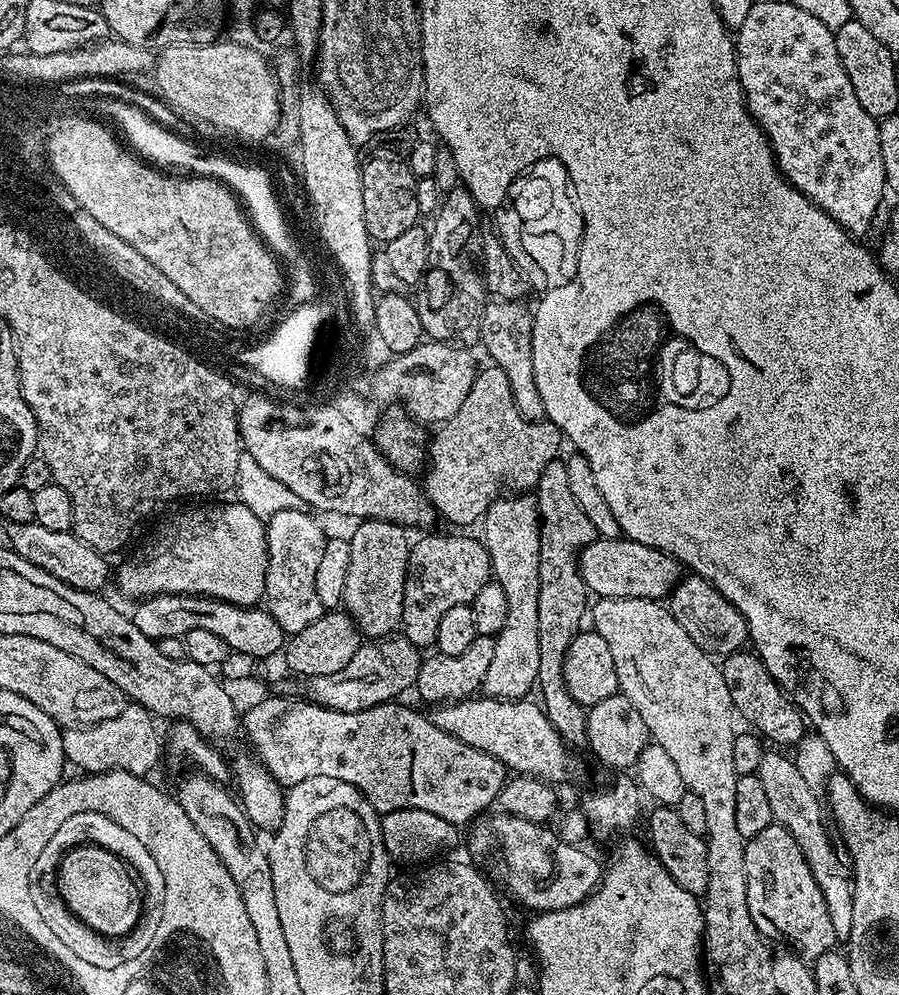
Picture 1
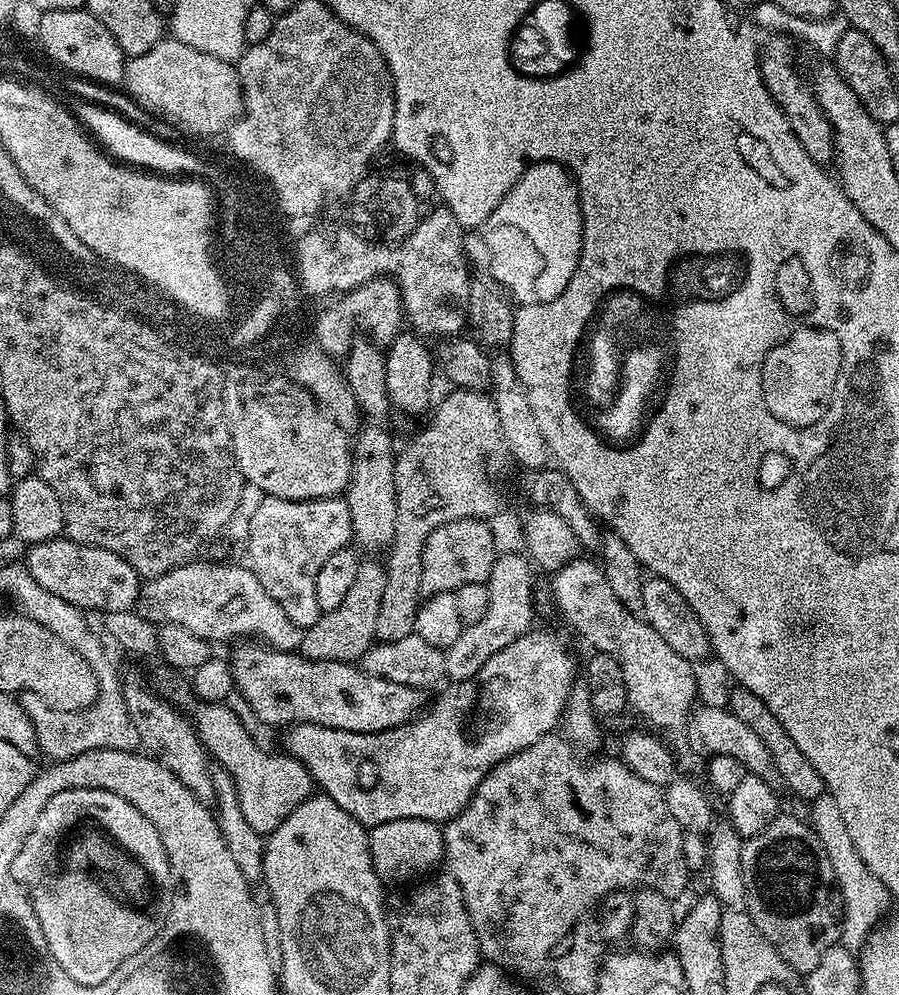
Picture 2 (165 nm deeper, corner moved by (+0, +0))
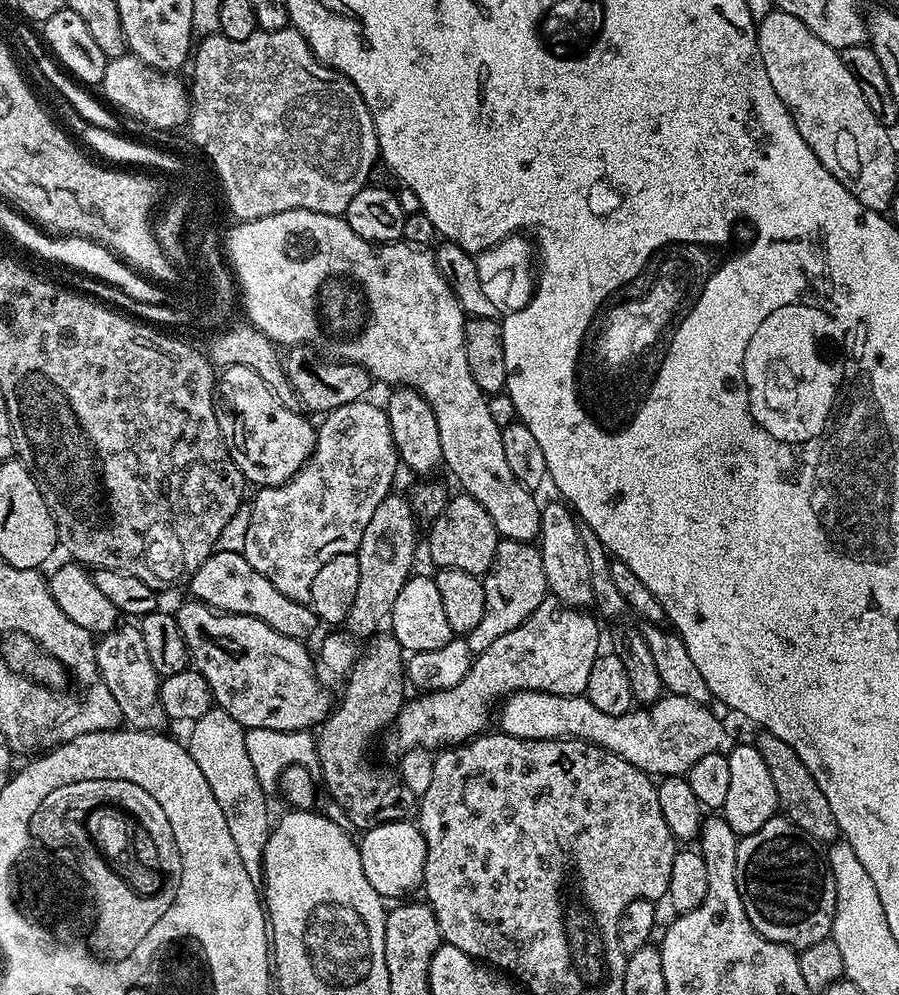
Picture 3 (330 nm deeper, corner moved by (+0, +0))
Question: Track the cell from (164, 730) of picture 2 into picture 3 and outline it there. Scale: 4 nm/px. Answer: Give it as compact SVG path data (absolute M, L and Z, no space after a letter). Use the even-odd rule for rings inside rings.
M124 622L113 632L99 637L96 640L96 661L102 682L106 682L110 694L114 694L114 702L118 702L118 710L122 710L123 723L138 732L161 731L166 724L160 701L162 677L150 662L139 627L135 623Z

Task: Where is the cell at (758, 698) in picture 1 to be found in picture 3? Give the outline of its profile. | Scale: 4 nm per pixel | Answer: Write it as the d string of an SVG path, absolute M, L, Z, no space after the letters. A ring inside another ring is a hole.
M761 731L759 735L760 737L755 737L754 743L758 754L762 754L762 759L770 770L779 811L787 816L790 822L794 822L798 830L802 830L821 845L833 843L840 836L840 827L830 810L830 802L826 802L826 794L822 794L818 782L814 782L814 774L806 770L806 762L802 762L802 758L794 754L794 746L786 746L782 738L765 731Z

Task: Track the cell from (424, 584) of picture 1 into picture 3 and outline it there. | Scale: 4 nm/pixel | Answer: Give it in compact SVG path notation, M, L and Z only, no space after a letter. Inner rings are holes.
M467 494L453 495L445 503L444 509L435 520L431 521L428 532L428 556L436 563L437 569L466 570L466 574L483 577L492 569L496 547L501 542L501 535L496 531L494 518L486 514L482 502Z

